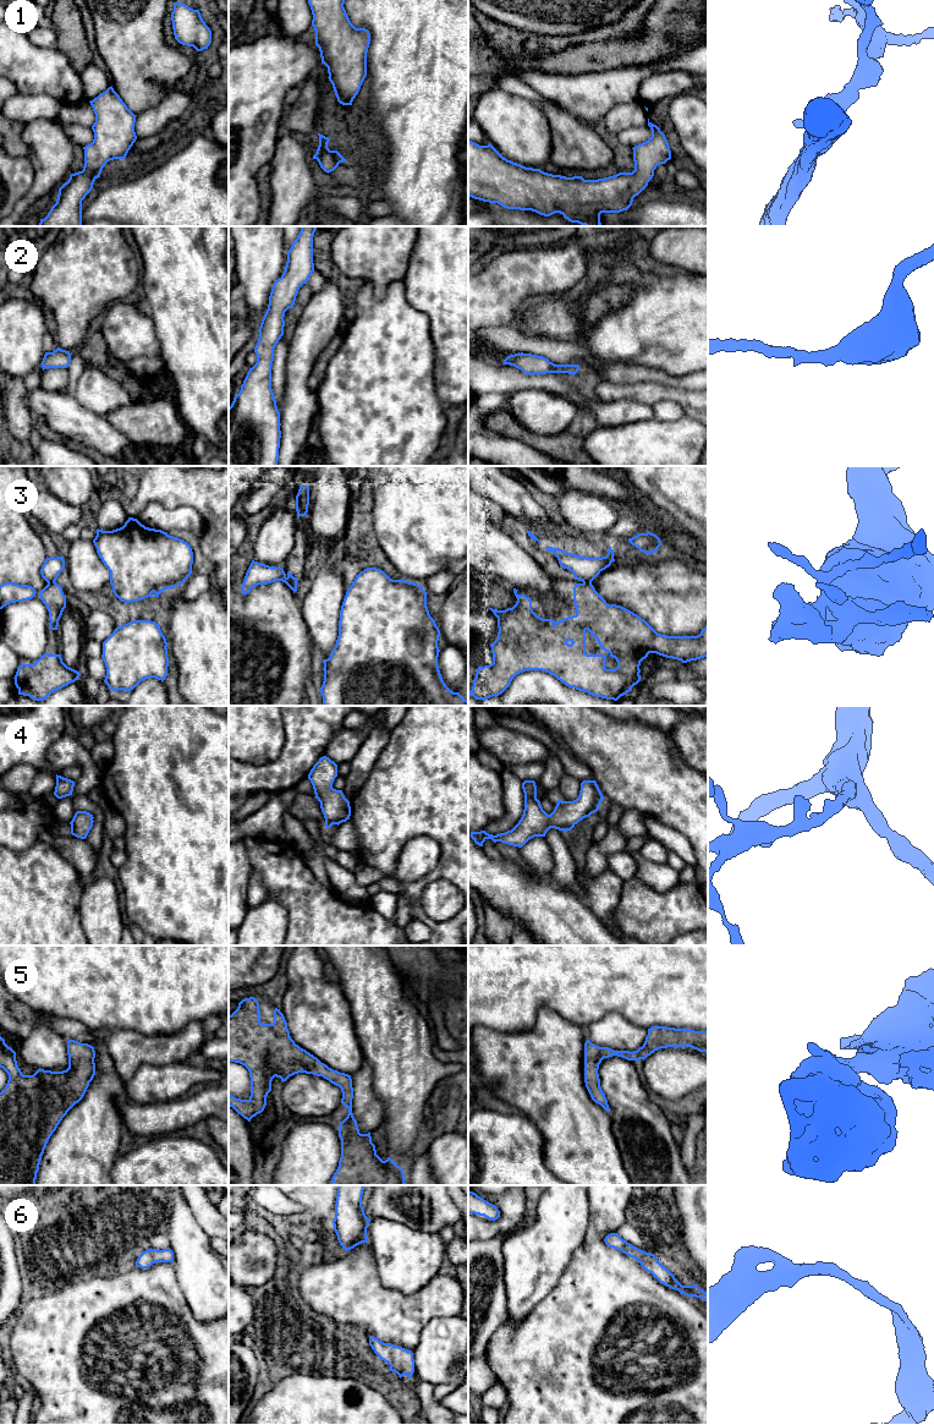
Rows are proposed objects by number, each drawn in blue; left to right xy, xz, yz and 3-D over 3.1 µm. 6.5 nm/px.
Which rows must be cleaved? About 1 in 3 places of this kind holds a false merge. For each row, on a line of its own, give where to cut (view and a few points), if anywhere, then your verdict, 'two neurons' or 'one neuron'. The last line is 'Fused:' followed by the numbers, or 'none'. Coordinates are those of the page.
1: no cut; one neuron
2: no cut; one neuron
3: cut in yz along (583, 581), (591, 582); two neurons
4: no cut; one neuron
5: no cut; one neuron
6: no cut; one neuron
Fused: 3

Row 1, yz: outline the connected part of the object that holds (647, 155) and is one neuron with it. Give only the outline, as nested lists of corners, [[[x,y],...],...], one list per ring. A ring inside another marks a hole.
[[[648,119],[652,137],[633,147],[634,170],[619,172],[598,180],[582,176],[566,177],[526,168],[504,158],[491,144],[479,146],[468,139],[468,196],[489,203],[498,203],[507,209],[532,210],[544,217],[560,213],[571,223],[584,226],[600,226],[601,213],[627,210],[654,176],[658,165],[671,159],[671,150],[665,135]]]

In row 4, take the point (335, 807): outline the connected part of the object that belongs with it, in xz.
[[[326,756],[320,757],[308,774],[315,798],[320,802],[326,828],[346,822],[351,816],[350,801],[342,790],[333,788],[336,777],[337,764]]]

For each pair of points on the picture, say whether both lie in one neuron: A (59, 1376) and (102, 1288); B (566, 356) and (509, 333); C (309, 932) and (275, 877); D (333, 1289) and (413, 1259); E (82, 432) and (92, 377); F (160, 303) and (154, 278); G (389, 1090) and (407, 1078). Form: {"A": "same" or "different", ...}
{"A": "same", "B": "same", "C": "same", "D": "different", "E": "different", "F": "same", "G": "same"}

